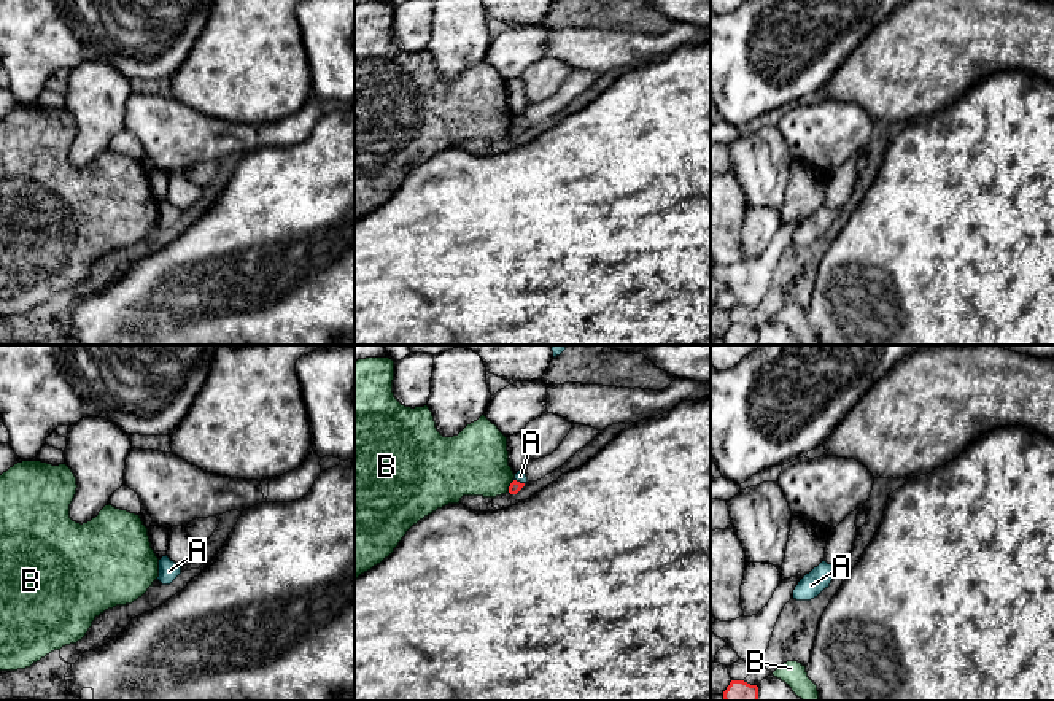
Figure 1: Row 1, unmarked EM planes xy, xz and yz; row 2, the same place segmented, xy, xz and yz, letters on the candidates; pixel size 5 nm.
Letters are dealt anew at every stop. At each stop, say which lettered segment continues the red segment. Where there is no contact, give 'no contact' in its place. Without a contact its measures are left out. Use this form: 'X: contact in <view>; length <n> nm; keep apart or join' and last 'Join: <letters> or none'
A: contact in xz; length 60 nm; join
B: contact in xz; length 70 nm; keep apart
Join: A

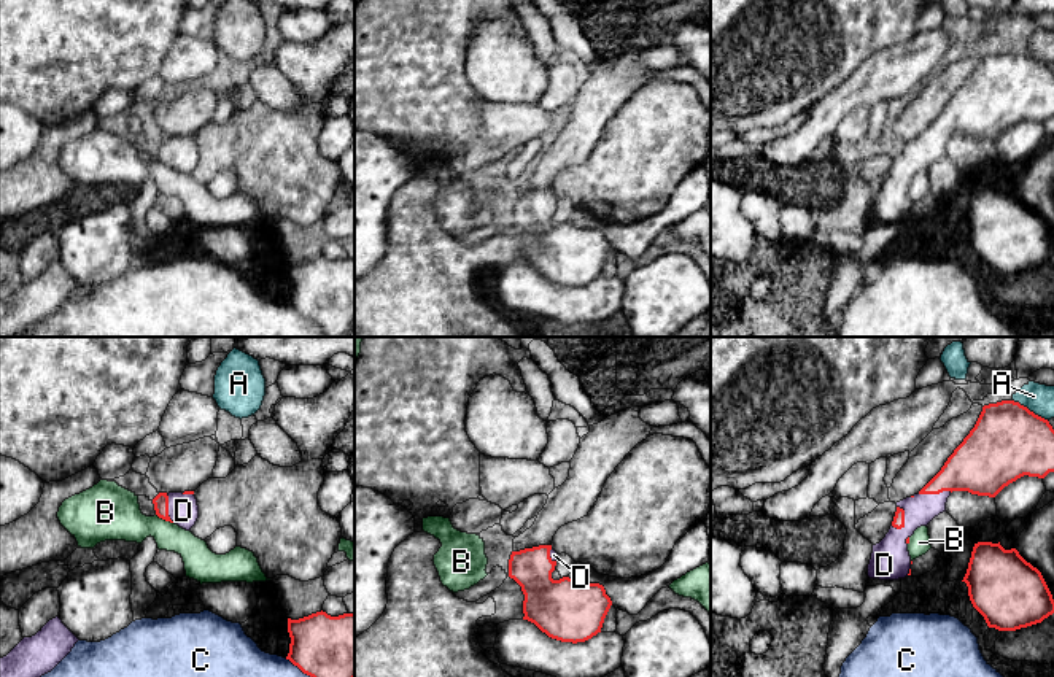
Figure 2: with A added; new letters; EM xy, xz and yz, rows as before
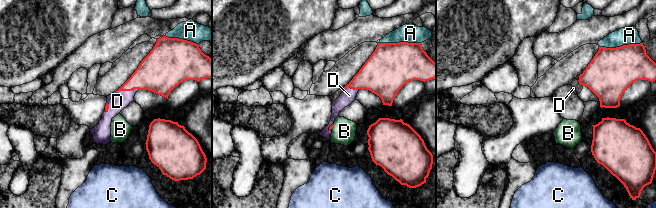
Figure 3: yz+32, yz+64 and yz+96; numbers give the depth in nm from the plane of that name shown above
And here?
A: contact in yz; length 200 nm; keep apart
B: contact in xy; length 100 nm; keep apart
C: contact in xy; length 260 nm; keep apart
D: contact in yz; length 130 nm; keep apart
Join: none

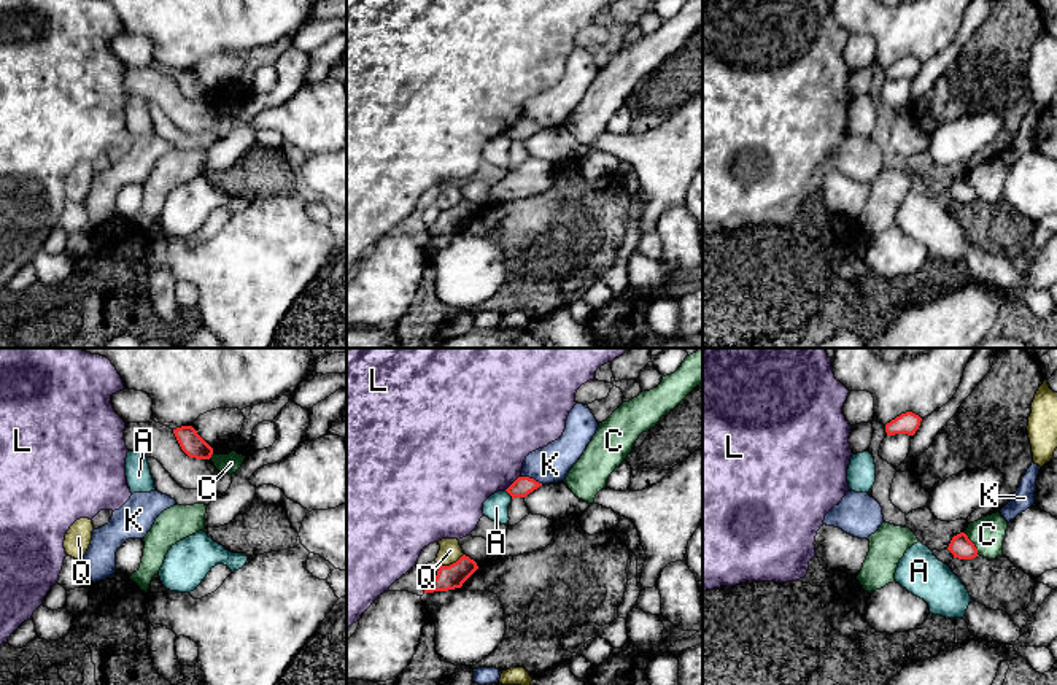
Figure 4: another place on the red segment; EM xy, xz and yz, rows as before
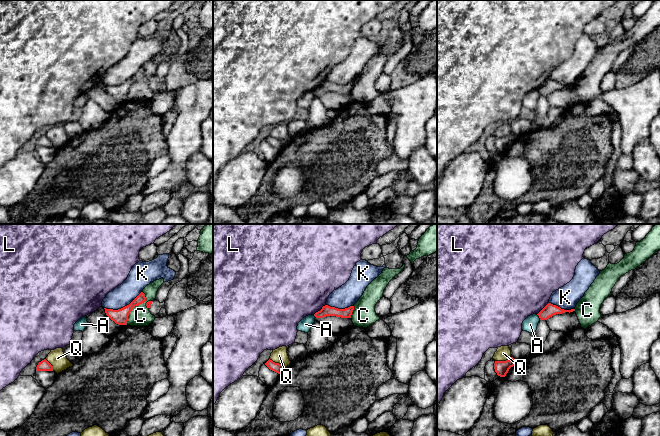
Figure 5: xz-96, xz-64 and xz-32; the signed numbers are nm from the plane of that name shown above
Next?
A: contact in xz; length 60 nm; keep apart
C: contact in yz; length 150 nm; keep apart
K: contact in xz; length 120 nm; keep apart
L: contact in xz; length 120 nm; keep apart
Q: contact in xz; length 140 nm; keep apart
Join: none

